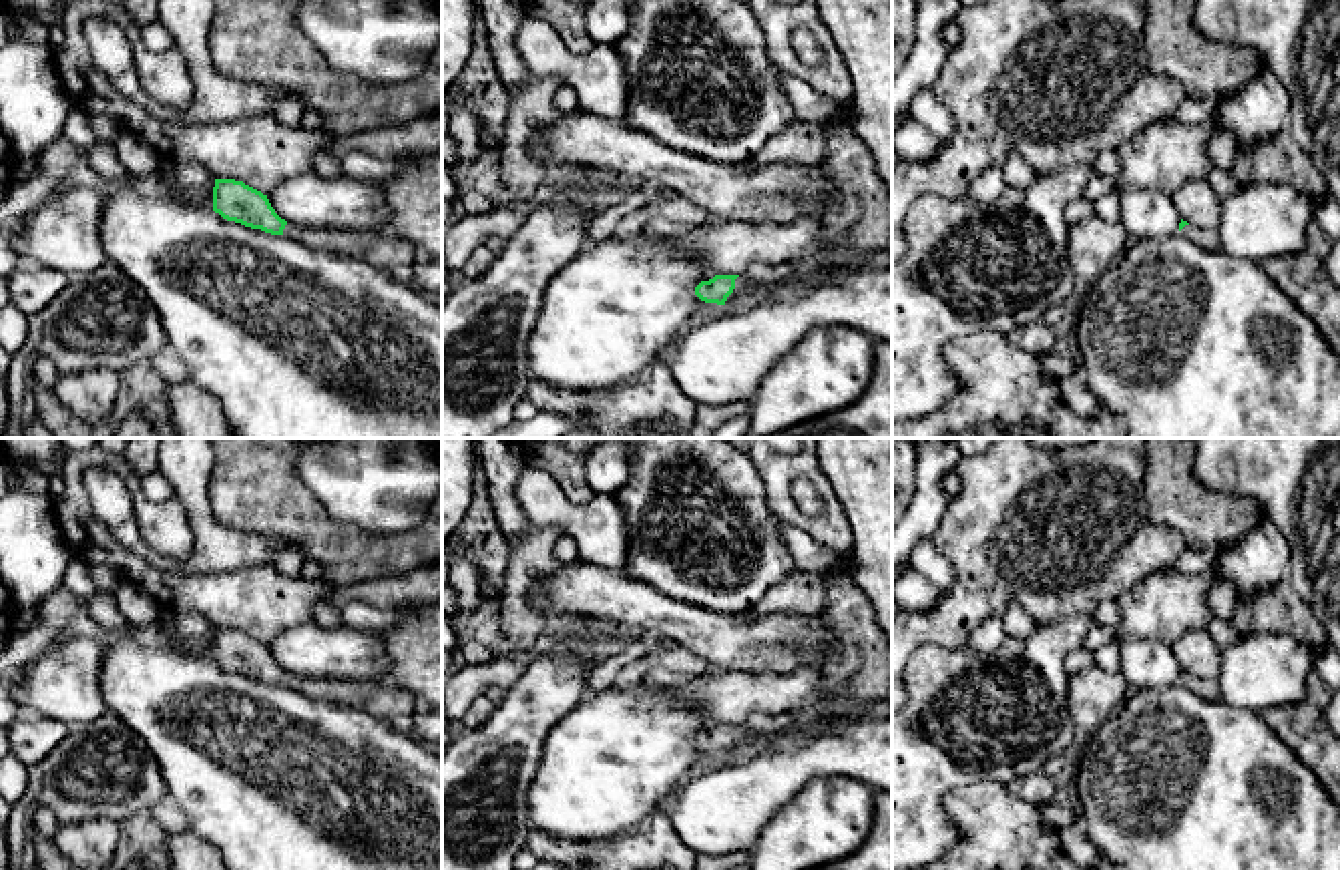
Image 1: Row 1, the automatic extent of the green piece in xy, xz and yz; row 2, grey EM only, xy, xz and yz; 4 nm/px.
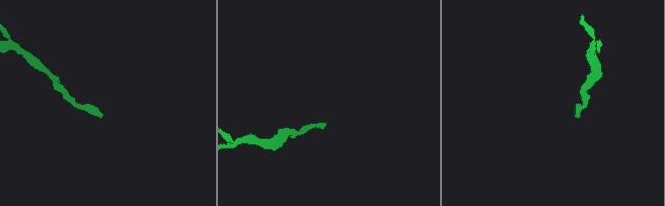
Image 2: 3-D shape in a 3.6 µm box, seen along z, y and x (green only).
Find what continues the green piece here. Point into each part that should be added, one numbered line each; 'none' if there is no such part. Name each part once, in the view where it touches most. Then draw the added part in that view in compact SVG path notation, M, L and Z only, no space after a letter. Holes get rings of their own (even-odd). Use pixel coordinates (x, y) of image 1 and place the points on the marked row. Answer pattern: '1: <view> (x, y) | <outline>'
1: xz (762, 276) | M779 263L779 265L771 265L771 267L767 267L767 265L753 267L749 273L739 275L735 279L735 289L727 297L725 307L731 307L733 299L737 299L749 291L786 281L798 269L800 269L800 263Z

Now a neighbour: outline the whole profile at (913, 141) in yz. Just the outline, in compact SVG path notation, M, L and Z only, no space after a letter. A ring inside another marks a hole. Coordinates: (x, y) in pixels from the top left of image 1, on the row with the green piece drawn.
M910 115L892 131L892 149L904 161L930 161L940 139Z

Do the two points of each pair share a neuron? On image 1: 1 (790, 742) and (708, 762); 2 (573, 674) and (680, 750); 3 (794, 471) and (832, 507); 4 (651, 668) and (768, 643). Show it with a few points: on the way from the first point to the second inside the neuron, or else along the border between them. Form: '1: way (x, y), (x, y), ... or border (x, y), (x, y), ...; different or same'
1: way (770, 744), (728, 760); same
2: border (583, 698), (551, 732); different
3: way (806, 471), (826, 495); same
4: border (680, 645), (720, 670); different

